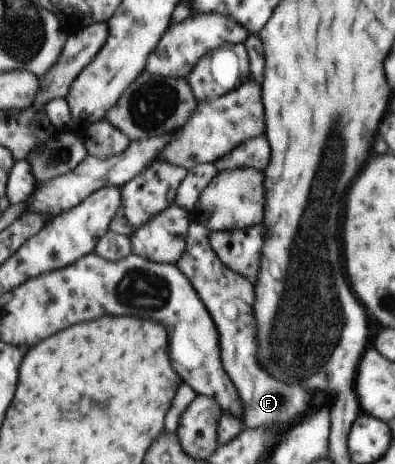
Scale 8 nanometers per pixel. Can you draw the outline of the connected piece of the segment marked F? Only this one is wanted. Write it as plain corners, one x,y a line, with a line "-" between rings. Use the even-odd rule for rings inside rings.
192,220
187,233
186,251
177,261
178,267
210,311
220,335
221,362
227,376
234,382
243,399
244,428
269,428
272,424
281,431
296,423
308,411
310,395
303,387
288,385
266,373
256,361
256,323
254,323
254,283
242,274
230,271
209,242
210,228

